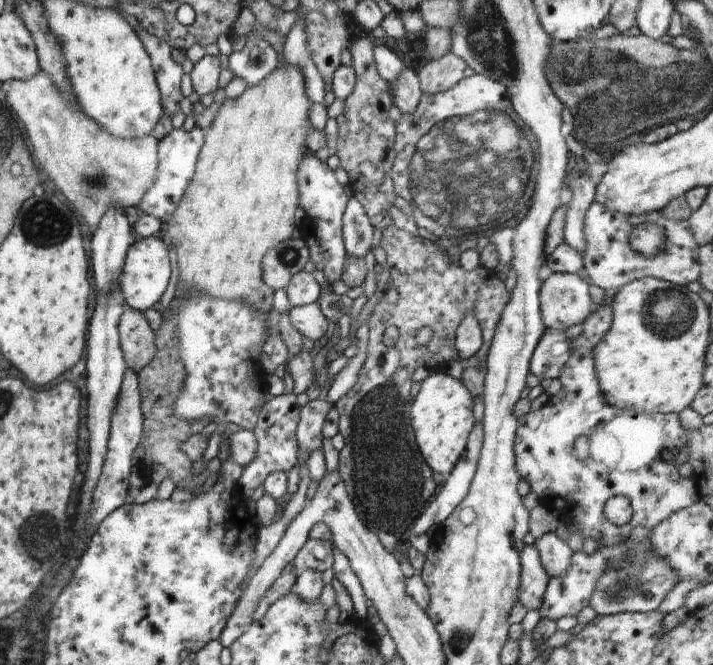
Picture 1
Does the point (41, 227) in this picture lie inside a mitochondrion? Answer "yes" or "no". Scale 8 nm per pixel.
yes

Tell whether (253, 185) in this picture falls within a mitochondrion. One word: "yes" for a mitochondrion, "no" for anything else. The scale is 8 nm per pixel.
no

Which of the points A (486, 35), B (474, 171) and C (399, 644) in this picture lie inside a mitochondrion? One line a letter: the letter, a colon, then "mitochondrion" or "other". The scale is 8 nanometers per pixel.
A: mitochondrion
B: mitochondrion
C: other

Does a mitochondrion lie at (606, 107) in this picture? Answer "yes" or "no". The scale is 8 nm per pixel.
yes

